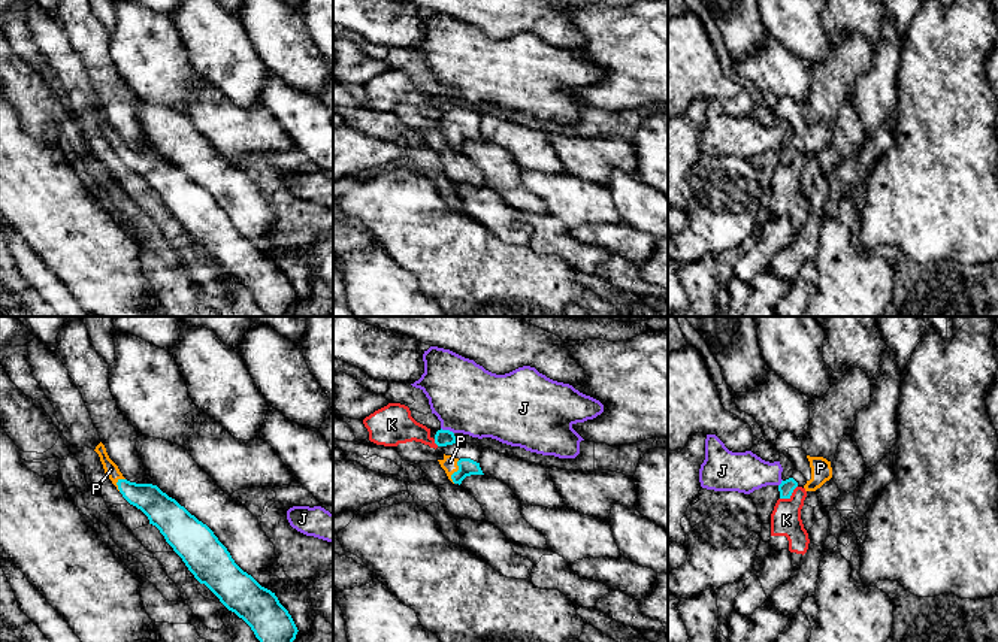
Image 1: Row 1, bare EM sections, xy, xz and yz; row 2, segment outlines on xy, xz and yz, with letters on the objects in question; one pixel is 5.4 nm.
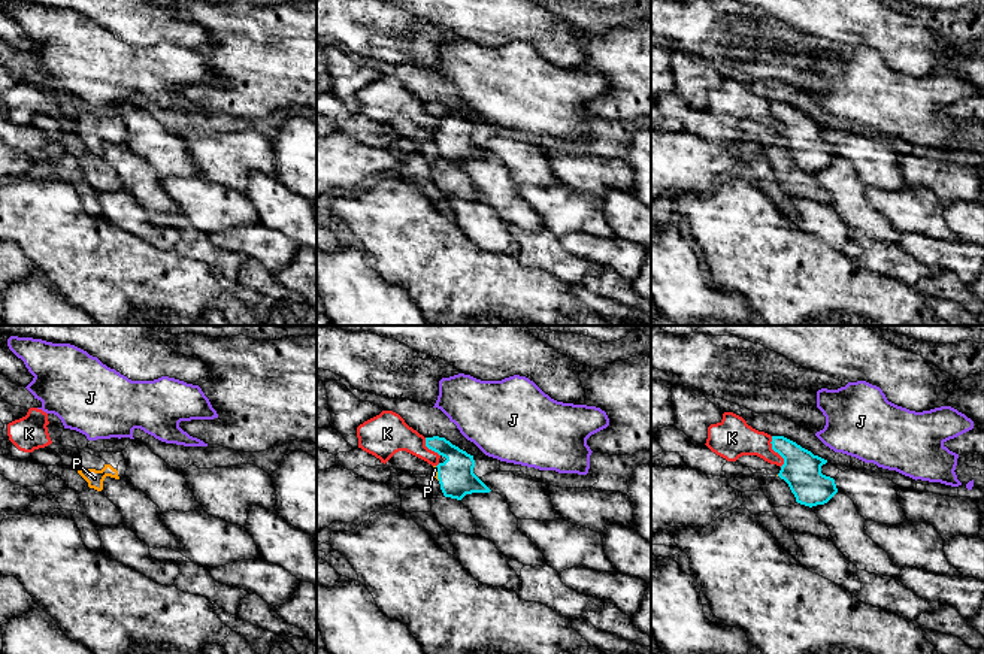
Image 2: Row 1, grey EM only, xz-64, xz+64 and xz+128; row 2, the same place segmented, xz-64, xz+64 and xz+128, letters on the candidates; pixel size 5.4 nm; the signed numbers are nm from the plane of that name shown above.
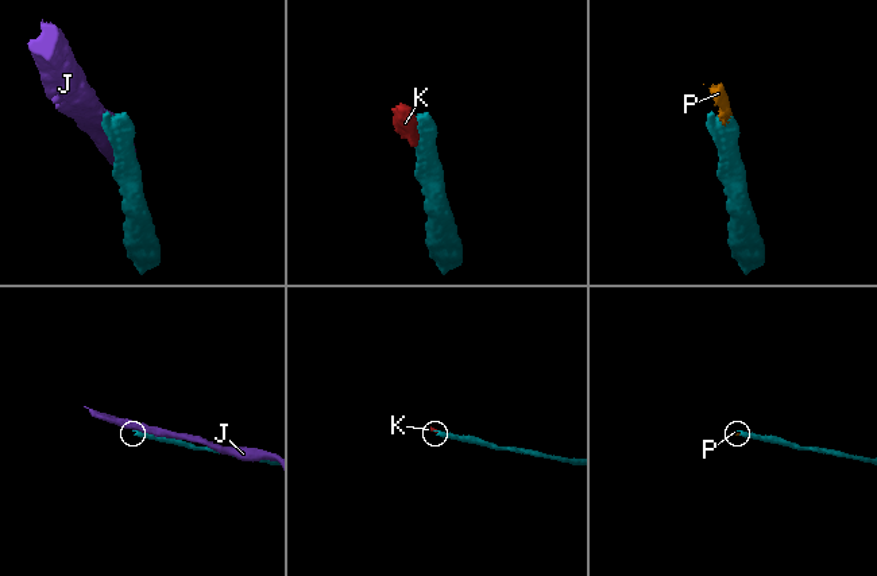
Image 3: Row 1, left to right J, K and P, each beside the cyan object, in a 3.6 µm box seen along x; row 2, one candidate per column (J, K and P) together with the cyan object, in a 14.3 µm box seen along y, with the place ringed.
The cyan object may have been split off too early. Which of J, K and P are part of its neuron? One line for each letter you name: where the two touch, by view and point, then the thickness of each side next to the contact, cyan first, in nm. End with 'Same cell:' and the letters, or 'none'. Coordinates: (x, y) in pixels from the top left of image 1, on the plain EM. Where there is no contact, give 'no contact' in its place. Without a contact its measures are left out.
P: contact xz (454, 138); calibres 90 and 80 nm
Same cell: P

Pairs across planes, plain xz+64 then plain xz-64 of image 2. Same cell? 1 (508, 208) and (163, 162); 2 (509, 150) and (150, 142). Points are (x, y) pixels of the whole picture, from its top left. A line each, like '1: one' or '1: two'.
1: two
2: one

